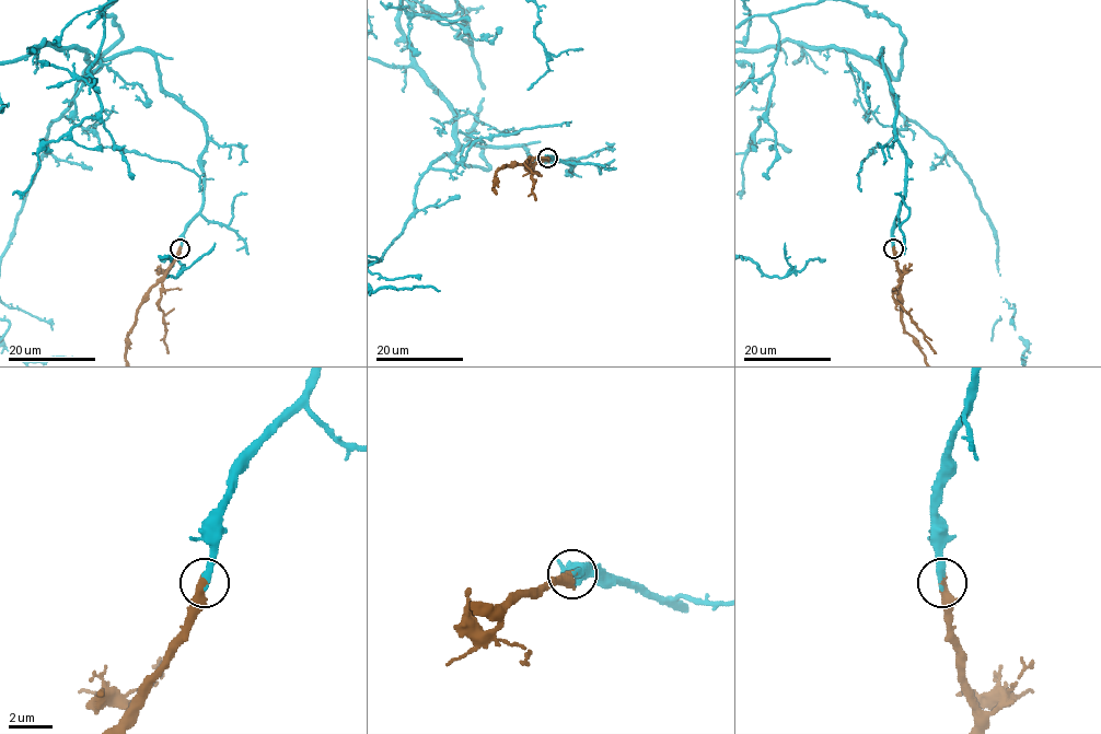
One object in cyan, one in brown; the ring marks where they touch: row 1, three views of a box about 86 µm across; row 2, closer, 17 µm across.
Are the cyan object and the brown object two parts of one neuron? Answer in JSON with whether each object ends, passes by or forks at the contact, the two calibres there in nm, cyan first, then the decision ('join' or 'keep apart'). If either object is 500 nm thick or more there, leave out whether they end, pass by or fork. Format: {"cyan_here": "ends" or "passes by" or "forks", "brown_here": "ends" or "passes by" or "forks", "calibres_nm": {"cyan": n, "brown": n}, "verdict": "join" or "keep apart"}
{"cyan_here": "ends", "brown_here": "ends", "calibres_nm": {"cyan": 240, "brown": 440}, "verdict": "join"}

